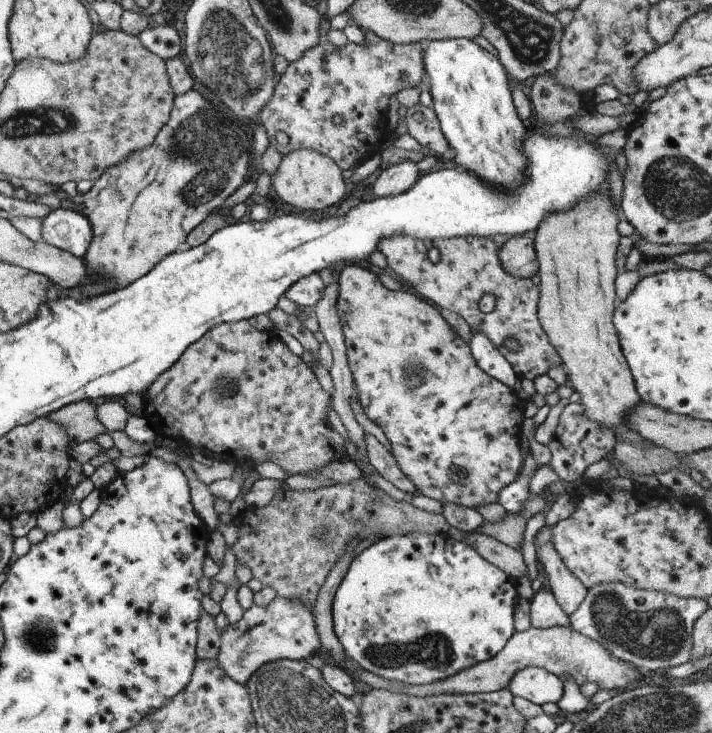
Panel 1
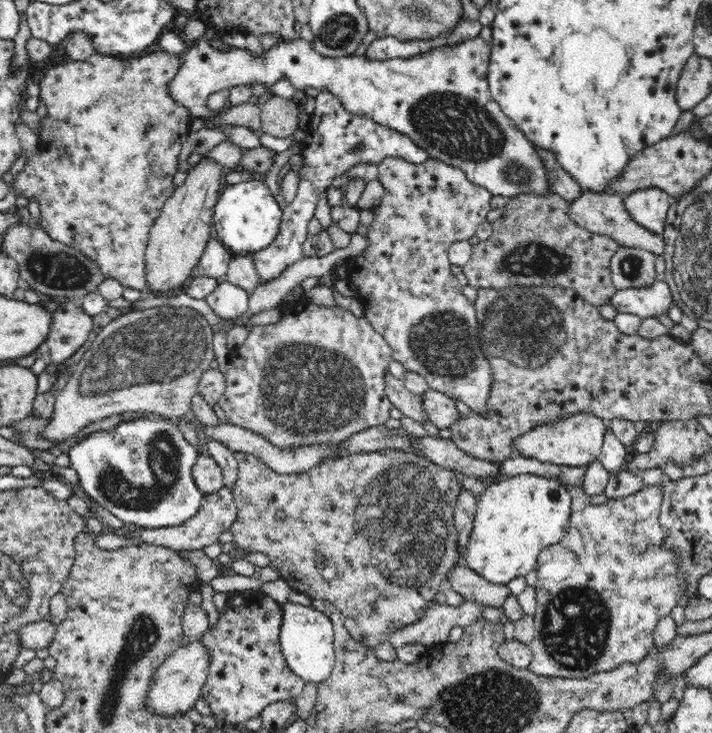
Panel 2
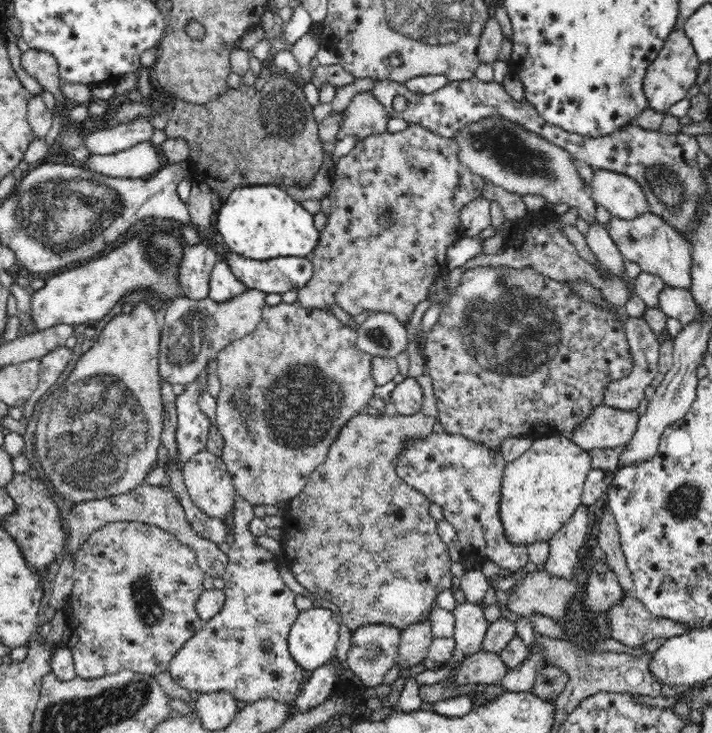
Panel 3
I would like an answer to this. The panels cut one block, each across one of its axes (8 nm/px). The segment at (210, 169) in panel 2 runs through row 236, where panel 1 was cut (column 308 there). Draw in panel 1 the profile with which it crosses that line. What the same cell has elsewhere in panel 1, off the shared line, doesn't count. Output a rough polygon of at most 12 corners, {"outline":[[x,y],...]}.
{"outline":[[313,149],[284,154],[270,176],[294,210],[345,194],[341,169]]}

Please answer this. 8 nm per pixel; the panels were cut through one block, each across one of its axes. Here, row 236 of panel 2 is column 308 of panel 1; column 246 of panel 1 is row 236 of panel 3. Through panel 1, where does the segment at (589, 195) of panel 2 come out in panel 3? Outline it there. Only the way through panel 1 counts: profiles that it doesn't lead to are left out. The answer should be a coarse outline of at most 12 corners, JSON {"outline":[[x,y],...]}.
{"outline":[[650,212],[610,216],[624,259],[666,285],[691,286],[693,246]]}

